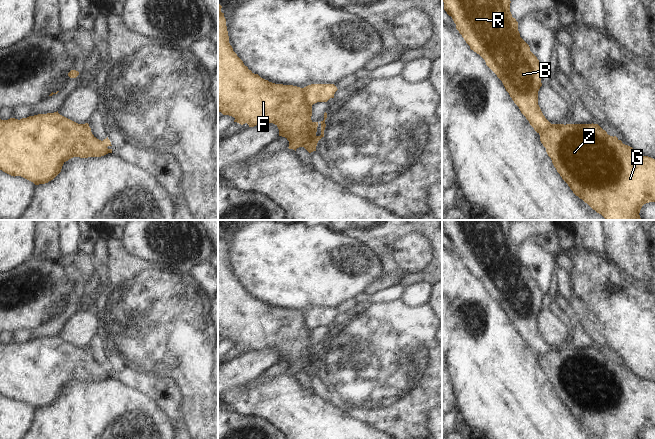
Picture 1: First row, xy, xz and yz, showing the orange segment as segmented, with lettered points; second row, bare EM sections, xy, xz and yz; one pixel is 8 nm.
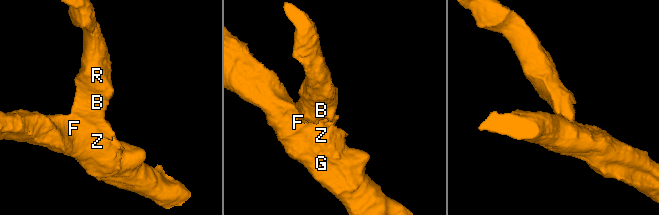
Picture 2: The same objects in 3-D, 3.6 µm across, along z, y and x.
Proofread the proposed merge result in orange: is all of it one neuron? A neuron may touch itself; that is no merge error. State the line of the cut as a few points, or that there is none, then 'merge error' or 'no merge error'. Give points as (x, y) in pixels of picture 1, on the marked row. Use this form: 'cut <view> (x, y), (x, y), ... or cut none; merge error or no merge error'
cut xz (302, 88), (304, 99), (311, 105); merge error

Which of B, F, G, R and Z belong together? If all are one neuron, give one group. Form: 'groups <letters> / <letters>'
groups B R / F G Z

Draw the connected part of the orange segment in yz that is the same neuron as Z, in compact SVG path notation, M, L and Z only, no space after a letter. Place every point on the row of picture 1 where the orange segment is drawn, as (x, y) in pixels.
M551 124L540 132L539 135L540 141L546 148L546 152L551 158L554 167L573 193L606 220L641 220L639 213L642 206L649 202L655 202L655 159L637 153L632 147L623 144L616 136L608 135L598 124Z

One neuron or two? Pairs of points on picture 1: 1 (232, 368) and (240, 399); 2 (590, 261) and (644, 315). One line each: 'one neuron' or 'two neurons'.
1: two neurons
2: one neuron

